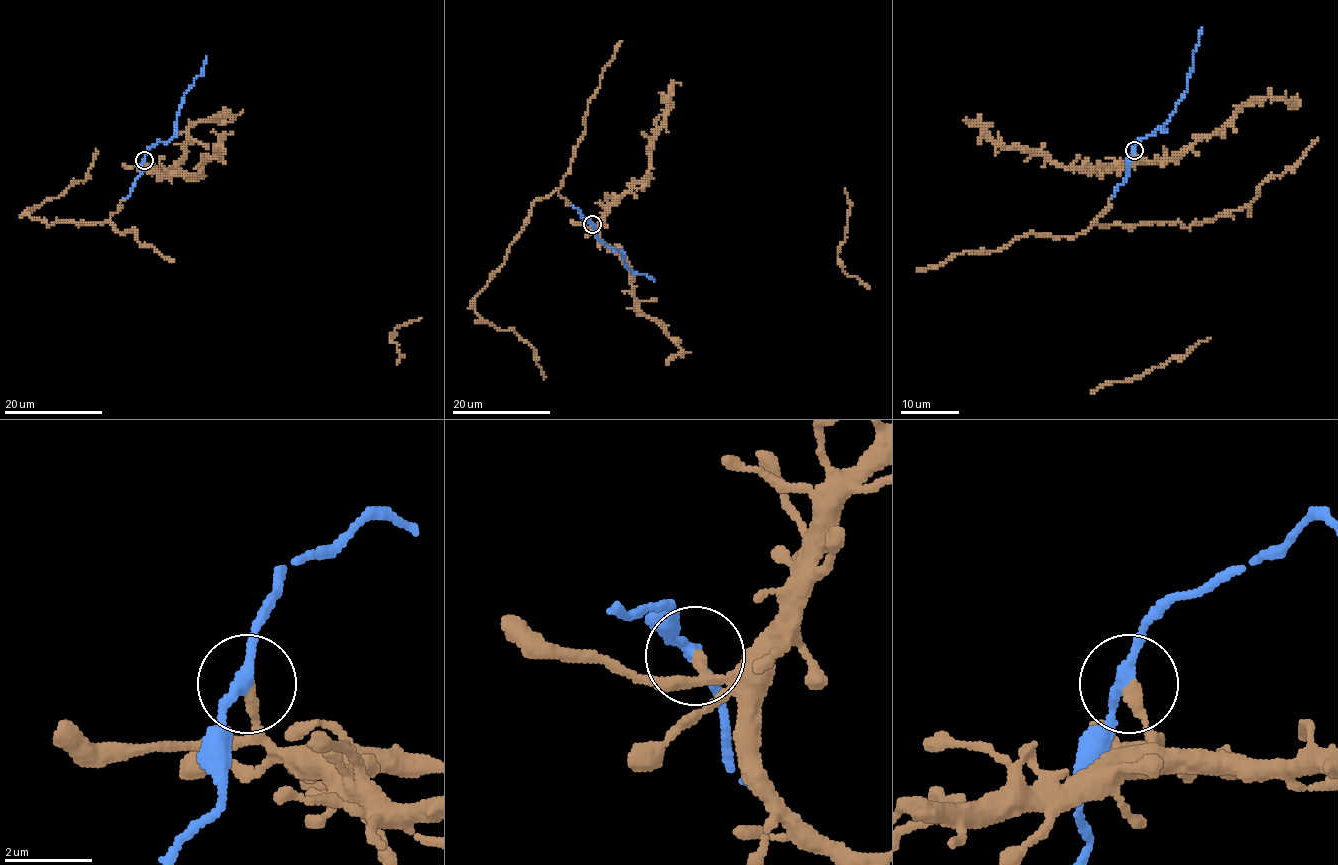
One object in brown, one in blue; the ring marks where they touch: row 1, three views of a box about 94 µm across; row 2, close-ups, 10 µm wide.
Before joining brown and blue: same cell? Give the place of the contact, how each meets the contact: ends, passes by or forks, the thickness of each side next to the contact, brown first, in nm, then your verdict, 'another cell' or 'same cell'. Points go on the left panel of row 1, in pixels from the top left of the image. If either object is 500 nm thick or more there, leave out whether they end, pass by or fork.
(144, 160) | brown ends | blue passes by | 260/260 nm | same cell

